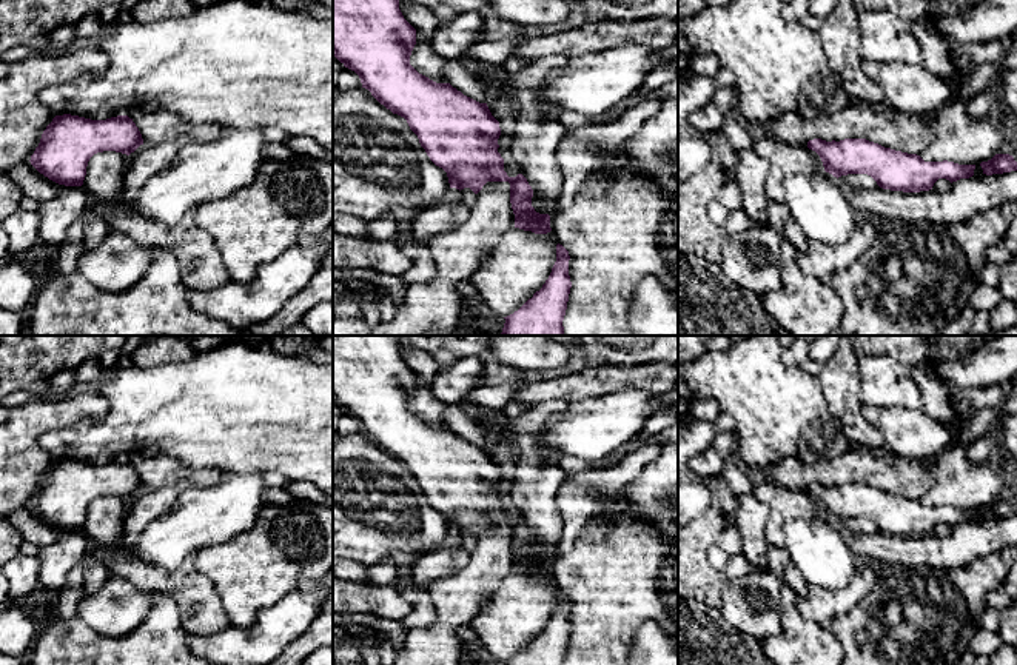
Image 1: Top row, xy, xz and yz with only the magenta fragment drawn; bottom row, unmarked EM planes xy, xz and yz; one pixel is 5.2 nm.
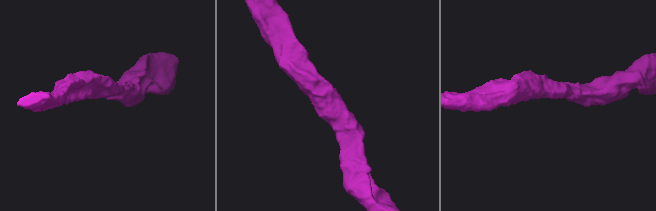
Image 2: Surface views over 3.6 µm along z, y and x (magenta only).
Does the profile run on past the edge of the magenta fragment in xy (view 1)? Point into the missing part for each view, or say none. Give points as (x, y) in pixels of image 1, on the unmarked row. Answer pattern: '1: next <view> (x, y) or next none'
1: next none

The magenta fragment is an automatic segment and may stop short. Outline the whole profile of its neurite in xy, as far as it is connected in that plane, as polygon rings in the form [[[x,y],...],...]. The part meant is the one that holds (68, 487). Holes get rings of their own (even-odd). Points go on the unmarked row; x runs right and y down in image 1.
[[[63,459],[46,471],[29,506],[59,530],[82,531],[94,499],[116,496],[129,500],[140,490],[142,479],[128,460],[91,465]]]

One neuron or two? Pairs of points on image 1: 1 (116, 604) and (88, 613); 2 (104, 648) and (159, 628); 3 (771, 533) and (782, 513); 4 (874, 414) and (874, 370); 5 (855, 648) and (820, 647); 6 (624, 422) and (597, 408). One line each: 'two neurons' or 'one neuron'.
1: one neuron
2: one neuron
3: one neuron
4: two neurons
5: two neurons
6: one neuron

